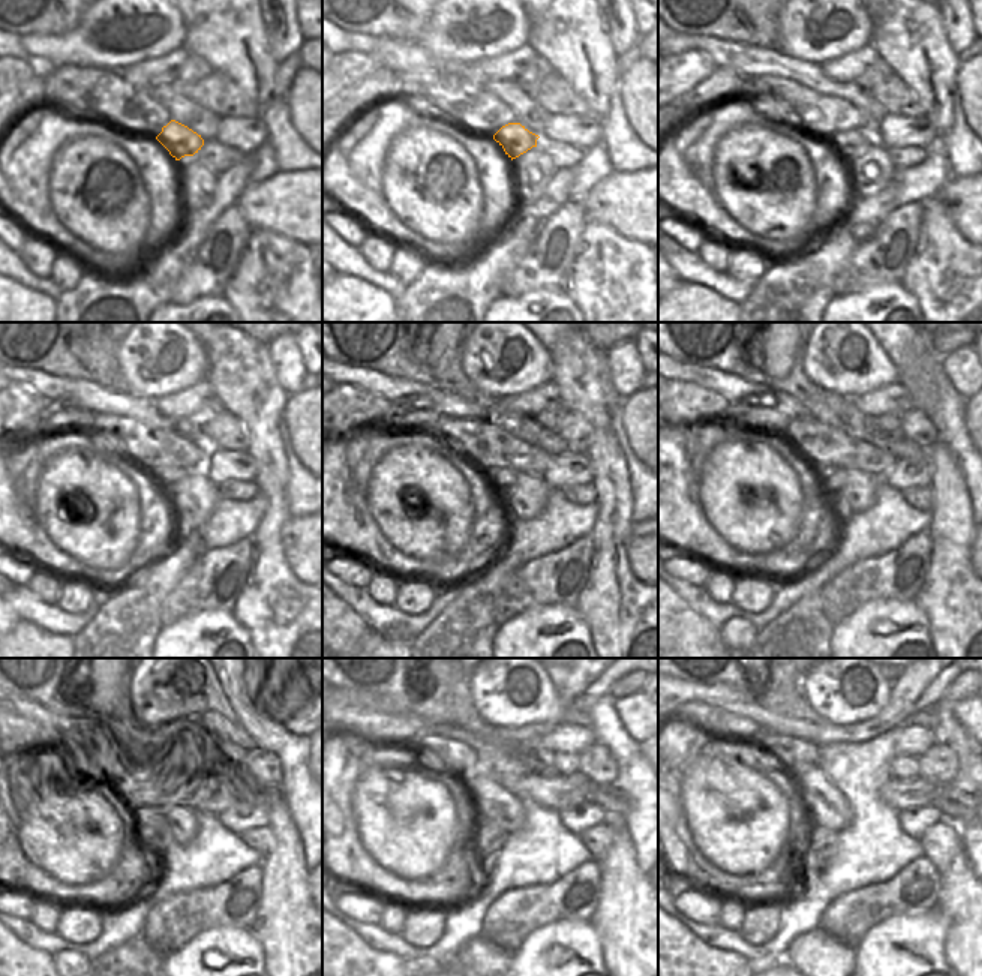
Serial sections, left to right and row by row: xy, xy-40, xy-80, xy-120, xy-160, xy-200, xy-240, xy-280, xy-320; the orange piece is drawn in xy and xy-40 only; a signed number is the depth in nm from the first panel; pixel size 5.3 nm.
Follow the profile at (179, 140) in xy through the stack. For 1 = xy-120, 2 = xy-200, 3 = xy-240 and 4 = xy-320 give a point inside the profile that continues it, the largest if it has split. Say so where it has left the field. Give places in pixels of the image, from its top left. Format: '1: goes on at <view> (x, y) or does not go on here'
1: goes on at xy-120 (170, 477)
2: goes on at xy-200 (834, 479)
3: goes on at xy-240 (161, 837)
4: goes on at xy-320 (819, 846)

